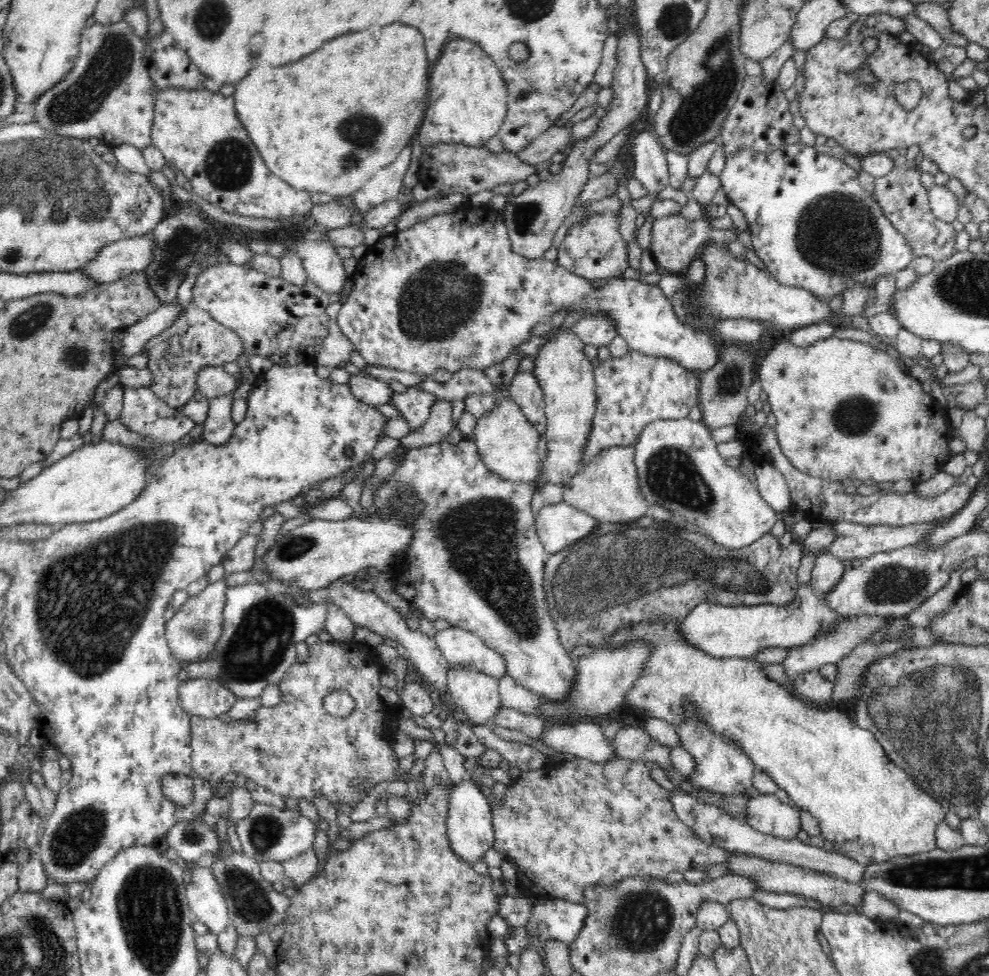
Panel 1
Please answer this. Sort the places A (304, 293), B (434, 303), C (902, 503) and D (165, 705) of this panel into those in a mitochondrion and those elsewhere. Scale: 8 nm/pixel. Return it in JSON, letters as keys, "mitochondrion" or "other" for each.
{"A":"other","B":"mitochondrion","C":"other","D":"other"}

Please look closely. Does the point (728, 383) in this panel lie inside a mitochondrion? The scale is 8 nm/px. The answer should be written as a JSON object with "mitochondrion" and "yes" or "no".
{"mitochondrion":"yes"}

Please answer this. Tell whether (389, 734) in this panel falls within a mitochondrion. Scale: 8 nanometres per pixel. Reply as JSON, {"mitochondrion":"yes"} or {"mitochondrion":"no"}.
{"mitochondrion":"no"}

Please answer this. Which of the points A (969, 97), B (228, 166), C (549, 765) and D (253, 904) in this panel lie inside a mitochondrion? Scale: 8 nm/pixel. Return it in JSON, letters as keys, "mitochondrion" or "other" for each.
{"A":"other","B":"mitochondrion","C":"other","D":"mitochondrion"}

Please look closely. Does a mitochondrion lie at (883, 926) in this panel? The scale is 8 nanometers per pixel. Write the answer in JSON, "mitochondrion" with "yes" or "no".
{"mitochondrion":"no"}

